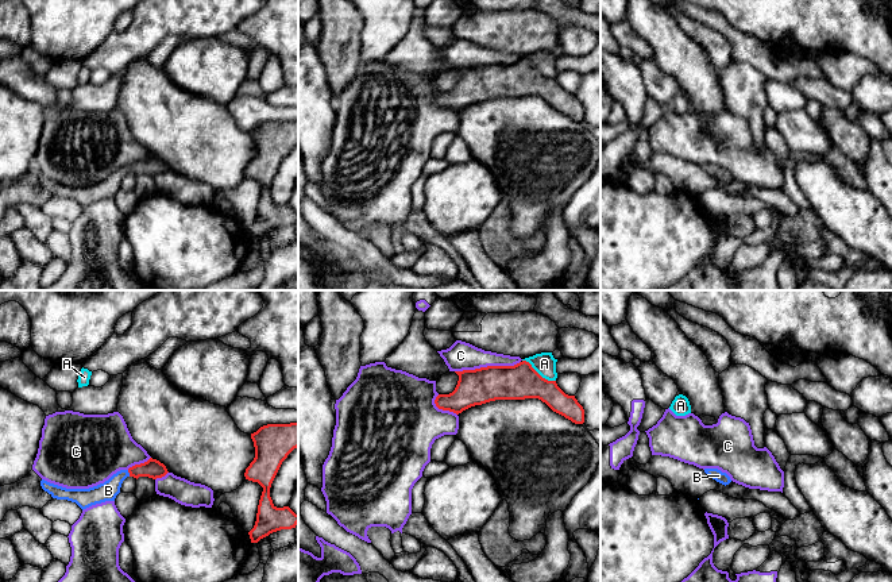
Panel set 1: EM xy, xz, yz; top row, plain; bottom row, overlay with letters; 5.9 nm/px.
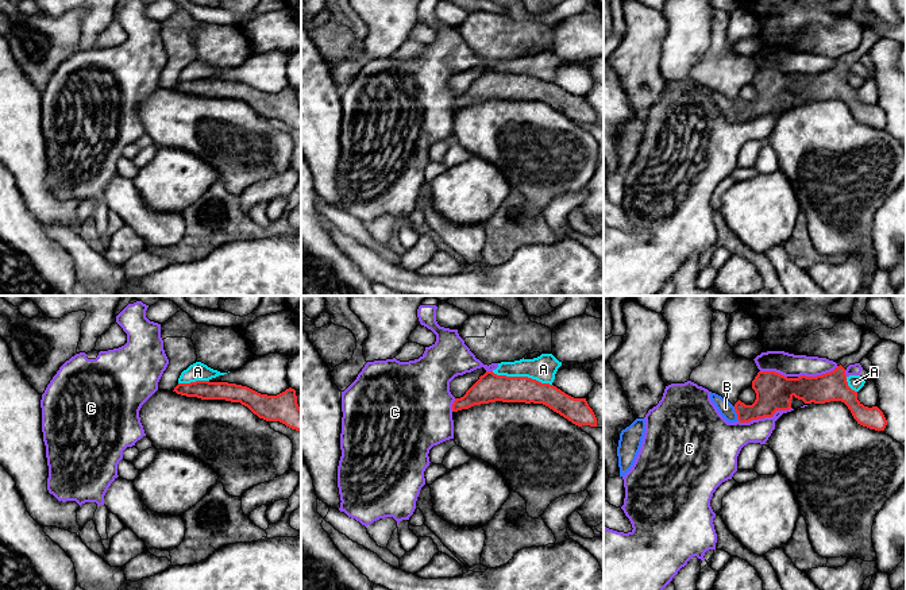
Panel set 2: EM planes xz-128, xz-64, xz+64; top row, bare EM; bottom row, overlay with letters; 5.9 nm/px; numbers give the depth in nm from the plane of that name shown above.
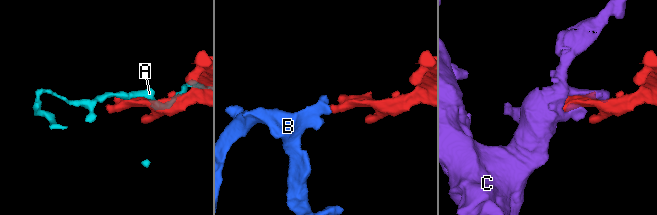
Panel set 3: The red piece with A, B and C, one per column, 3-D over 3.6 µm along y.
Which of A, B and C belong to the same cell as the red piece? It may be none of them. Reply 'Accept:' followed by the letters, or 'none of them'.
Accept: B

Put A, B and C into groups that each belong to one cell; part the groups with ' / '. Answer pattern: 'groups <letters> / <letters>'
groups A / B / C

